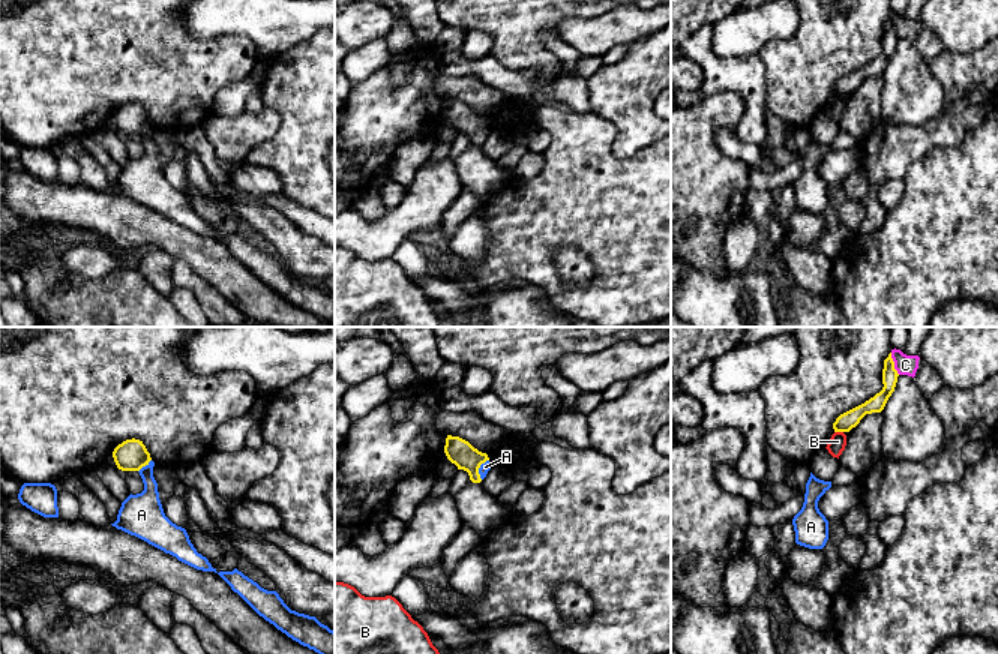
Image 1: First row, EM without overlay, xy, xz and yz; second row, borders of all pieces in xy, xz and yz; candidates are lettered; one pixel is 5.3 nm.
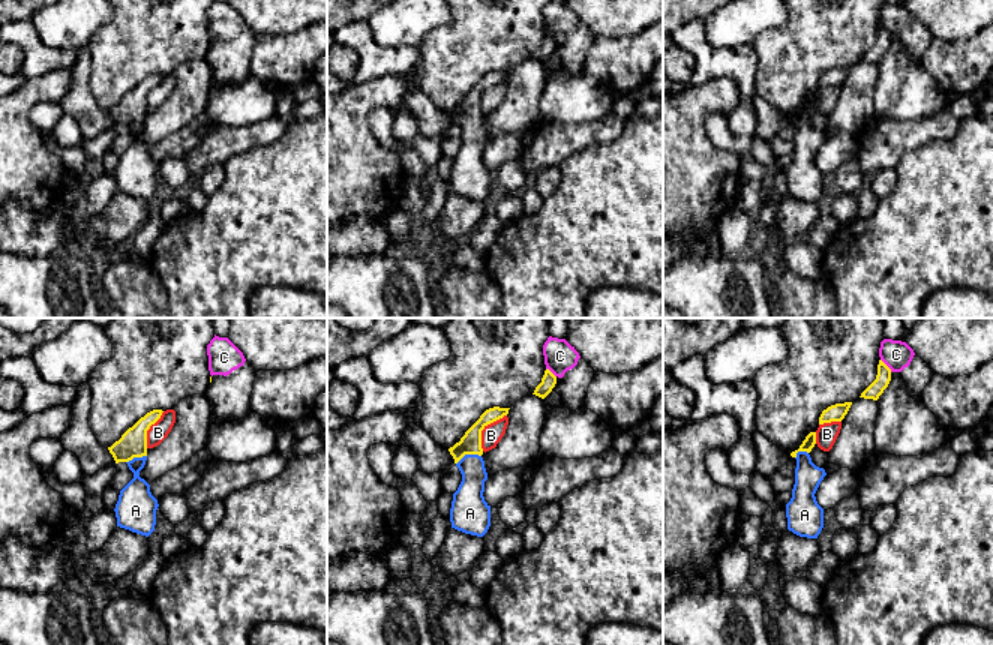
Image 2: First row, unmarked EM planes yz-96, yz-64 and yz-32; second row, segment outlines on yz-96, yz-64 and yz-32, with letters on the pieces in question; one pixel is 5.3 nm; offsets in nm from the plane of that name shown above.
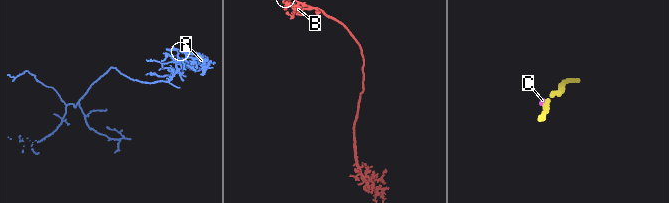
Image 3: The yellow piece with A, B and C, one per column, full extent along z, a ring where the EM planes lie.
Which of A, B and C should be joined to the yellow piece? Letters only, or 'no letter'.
A

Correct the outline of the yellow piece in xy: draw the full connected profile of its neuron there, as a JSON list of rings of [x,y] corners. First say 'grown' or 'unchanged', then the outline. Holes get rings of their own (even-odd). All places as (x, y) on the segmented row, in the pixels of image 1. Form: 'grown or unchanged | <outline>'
grown | [[[126,440],[113,452],[114,462],[122,471],[138,471],[144,490],[129,495],[111,524],[131,536],[176,556],[179,561],[203,572],[216,572],[209,560],[197,552],[185,528],[173,524],[164,513],[158,483],[153,477],[155,462],[140,440]]]

